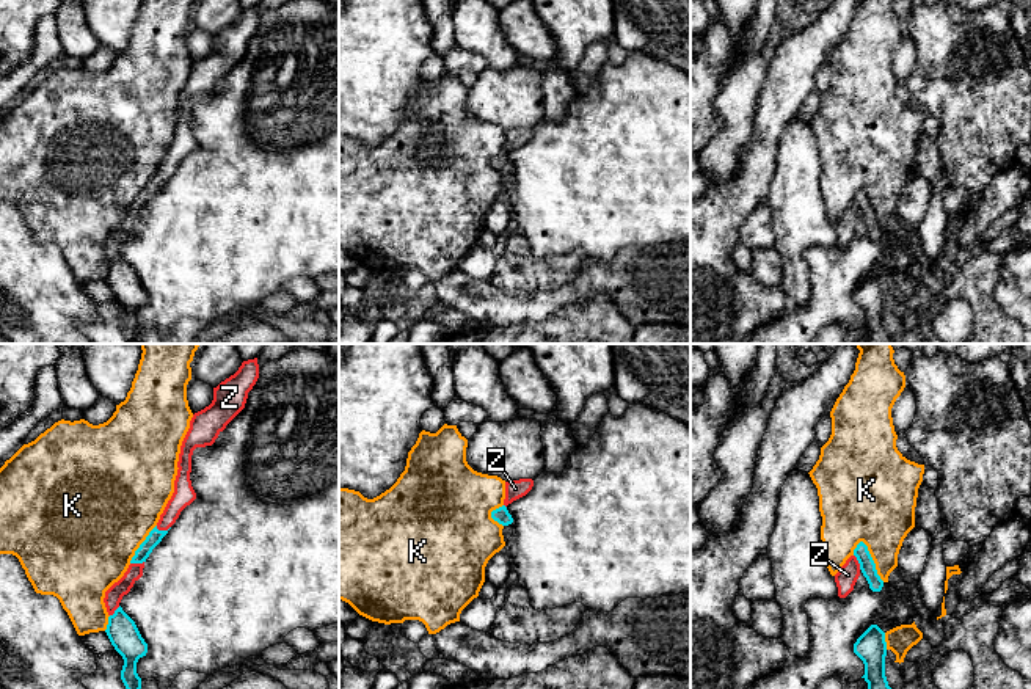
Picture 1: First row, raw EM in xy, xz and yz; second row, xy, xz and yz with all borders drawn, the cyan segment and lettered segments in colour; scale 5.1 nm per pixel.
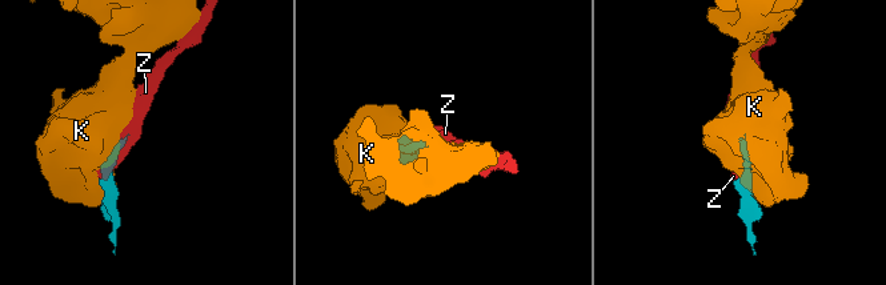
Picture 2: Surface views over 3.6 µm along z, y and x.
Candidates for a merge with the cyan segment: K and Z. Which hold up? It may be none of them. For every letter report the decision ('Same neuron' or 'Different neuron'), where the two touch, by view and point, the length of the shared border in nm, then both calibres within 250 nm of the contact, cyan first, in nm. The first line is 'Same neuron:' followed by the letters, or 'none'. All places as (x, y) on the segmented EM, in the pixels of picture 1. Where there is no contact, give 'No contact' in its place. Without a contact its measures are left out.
Same neuron: Z
K: Different neuron. Touches cyan at yz (873, 561). Shared border 240 nm. Thickness 80 nm (cyan) against 340 nm
Z: Same neuron. Touches cyan at xy (162, 531). Shared border 80 nm. Thickness 70 nm (cyan) against 110 nm

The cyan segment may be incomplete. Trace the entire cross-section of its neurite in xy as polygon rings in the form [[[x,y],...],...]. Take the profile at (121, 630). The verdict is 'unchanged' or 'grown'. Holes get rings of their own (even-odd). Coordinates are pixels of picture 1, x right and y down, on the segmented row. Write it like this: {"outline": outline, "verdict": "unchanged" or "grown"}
{"outline": [[[257,358],[243,361],[239,370],[213,388],[213,400],[209,406],[193,414],[190,428],[182,441],[174,493],[168,501],[157,526],[135,551],[124,576],[105,592],[108,612],[107,636],[115,650],[122,656],[121,680],[126,689],[141,689],[137,662],[146,656],[148,643],[141,637],[135,622],[119,606],[124,595],[143,576],[144,562],[152,549],[168,534],[180,512],[196,499],[191,487],[191,455],[196,447],[212,446],[226,425],[245,408],[248,392],[259,378]]], "verdict": "grown"}

